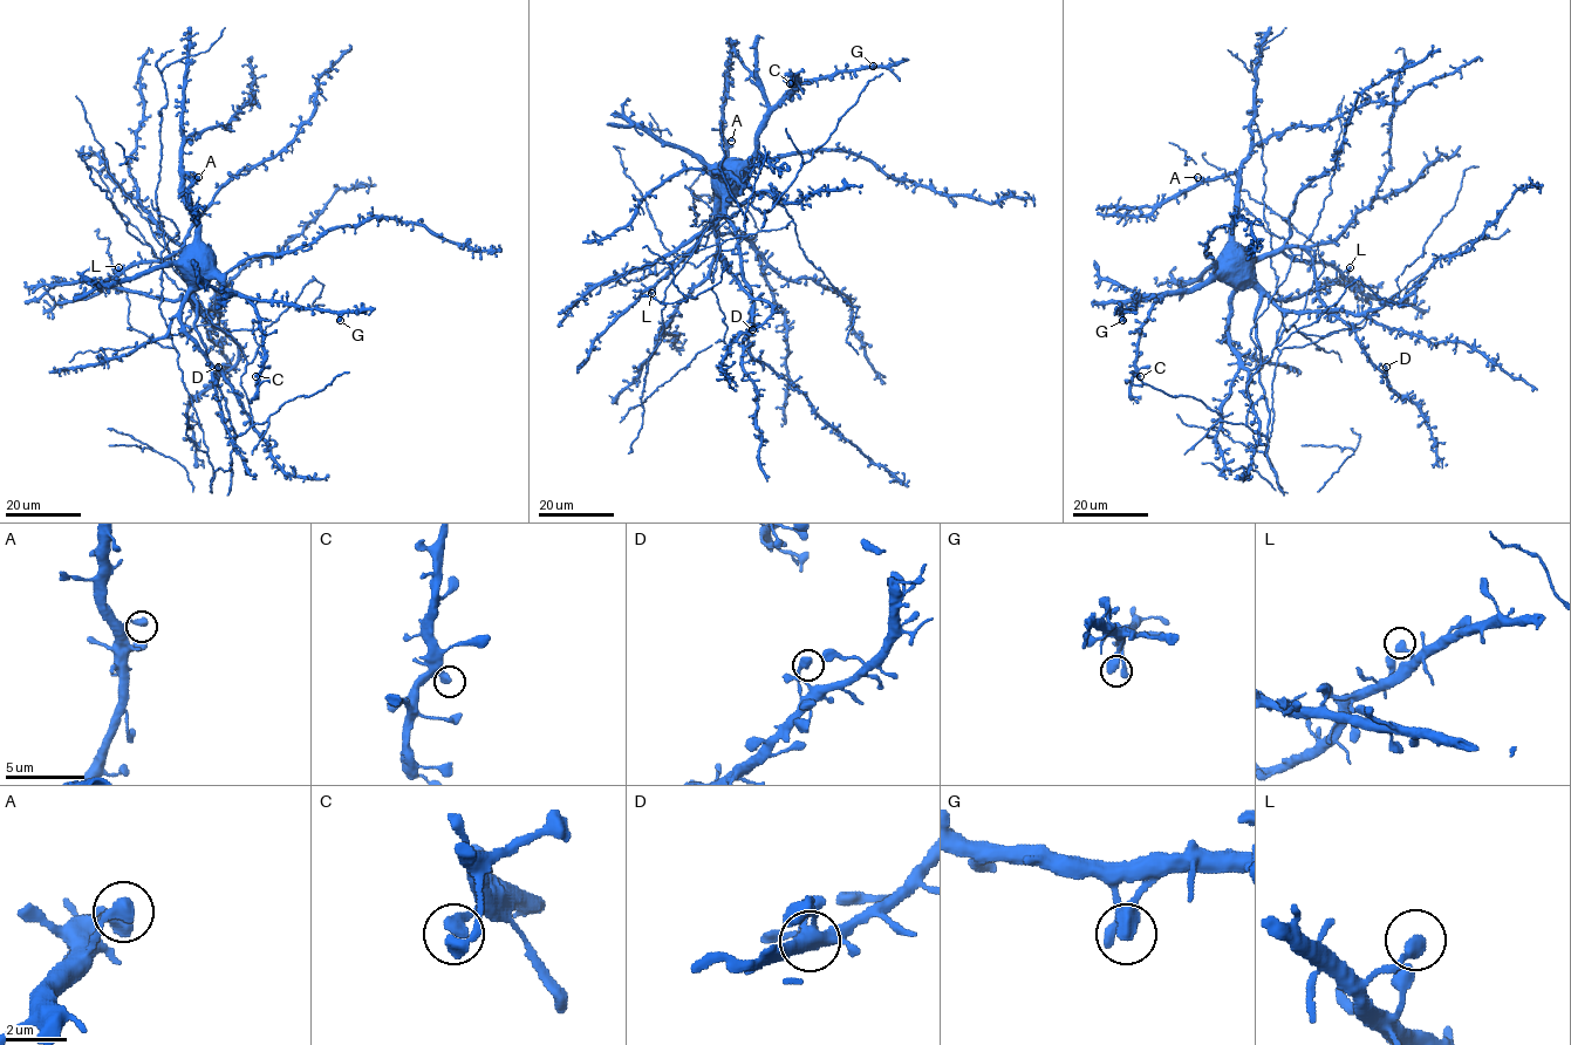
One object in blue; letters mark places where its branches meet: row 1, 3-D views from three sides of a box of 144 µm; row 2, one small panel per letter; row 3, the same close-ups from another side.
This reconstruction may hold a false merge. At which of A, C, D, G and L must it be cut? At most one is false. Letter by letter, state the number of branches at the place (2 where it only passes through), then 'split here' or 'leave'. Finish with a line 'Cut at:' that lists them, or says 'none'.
A: 1 branches meet; leave
C: 1 branches meet; leave
D: 1 branches meet; leave
G: 1 branches meet; leave
L: 1 branches meet; leave
Cut at: none

